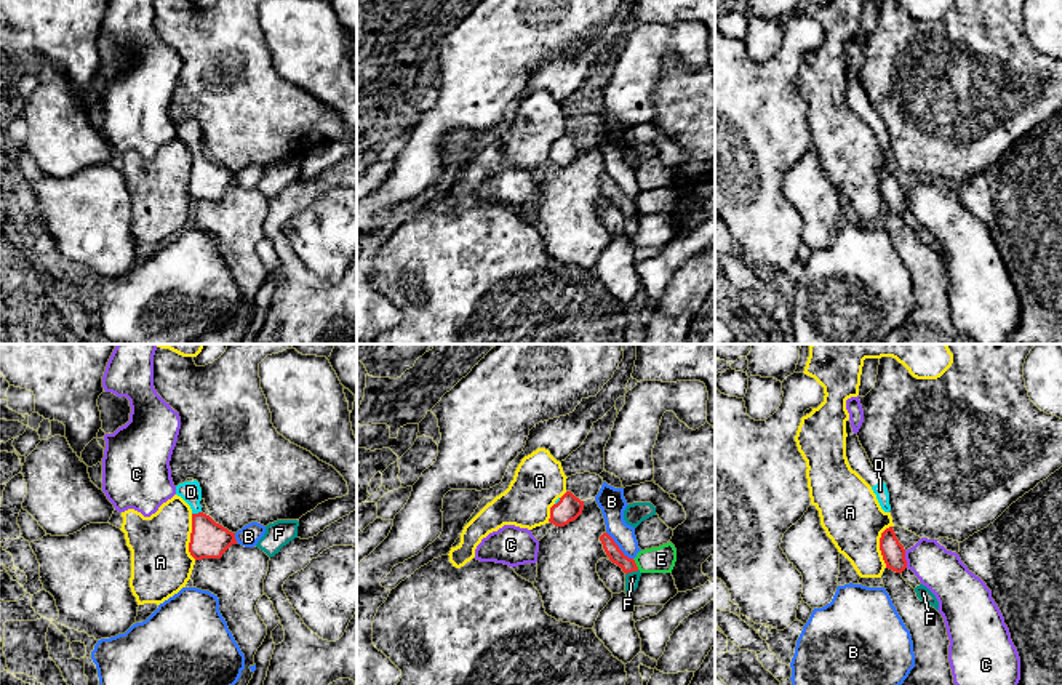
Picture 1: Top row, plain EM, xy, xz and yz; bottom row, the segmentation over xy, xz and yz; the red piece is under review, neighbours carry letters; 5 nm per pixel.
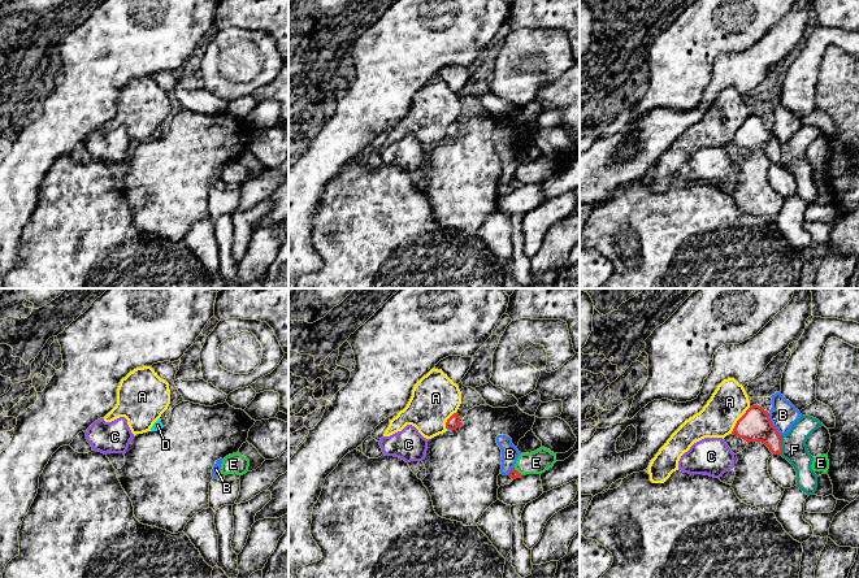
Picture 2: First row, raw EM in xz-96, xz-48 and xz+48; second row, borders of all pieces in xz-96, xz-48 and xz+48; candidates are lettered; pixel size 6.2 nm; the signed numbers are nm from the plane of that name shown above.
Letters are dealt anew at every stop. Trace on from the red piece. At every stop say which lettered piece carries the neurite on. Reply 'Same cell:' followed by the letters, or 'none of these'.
Same cell: D

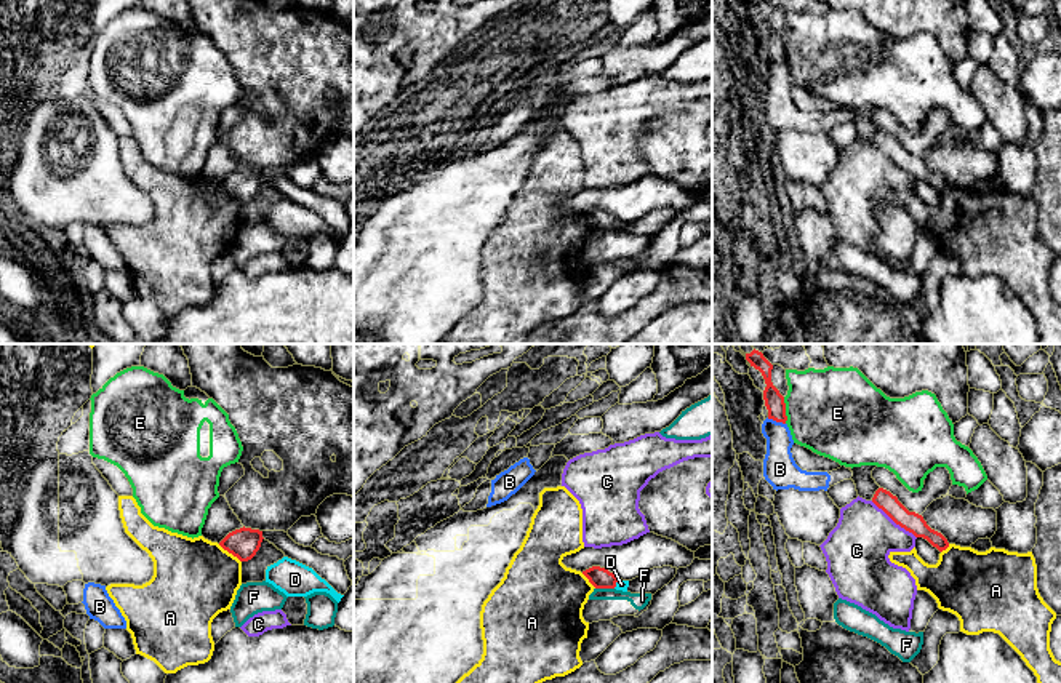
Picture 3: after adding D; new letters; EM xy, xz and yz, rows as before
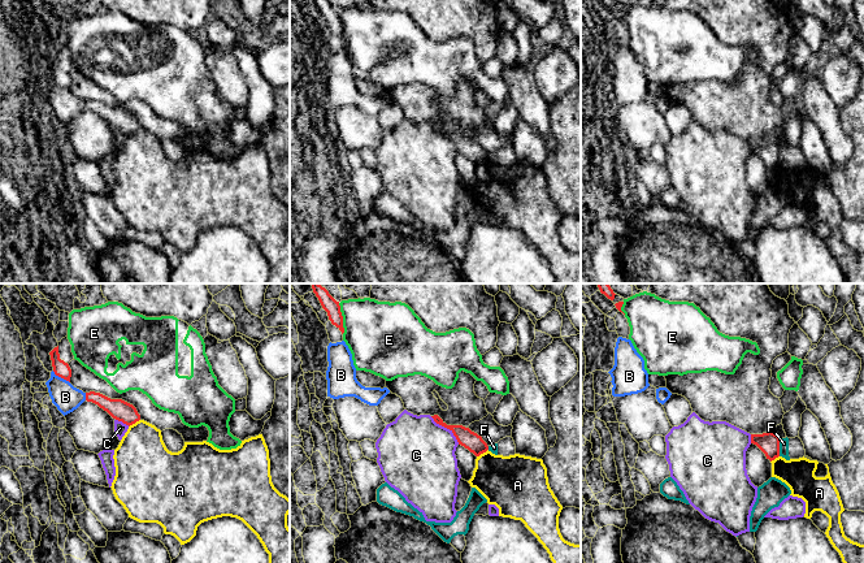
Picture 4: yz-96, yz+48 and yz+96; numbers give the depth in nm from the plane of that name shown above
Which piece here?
Same cell: none of these

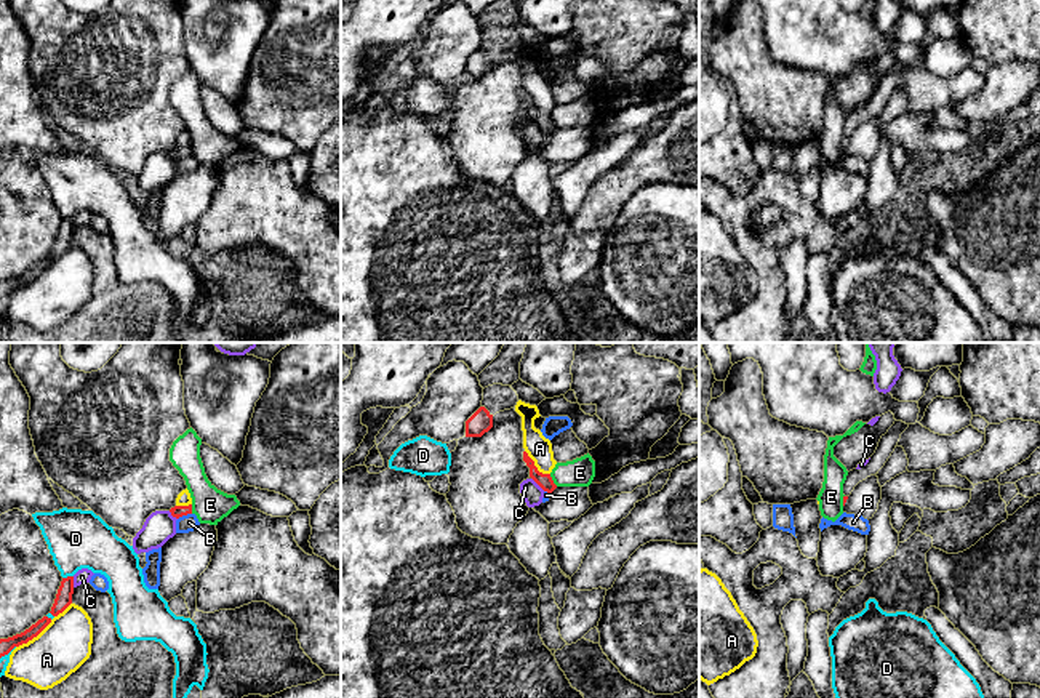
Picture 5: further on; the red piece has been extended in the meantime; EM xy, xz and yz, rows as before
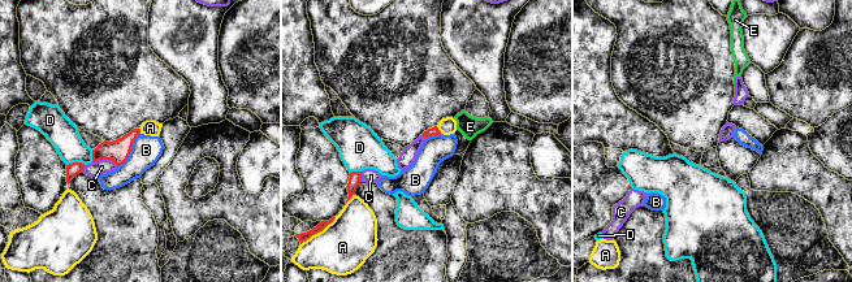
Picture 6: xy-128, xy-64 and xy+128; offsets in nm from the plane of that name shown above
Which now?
Same cell: none of these

